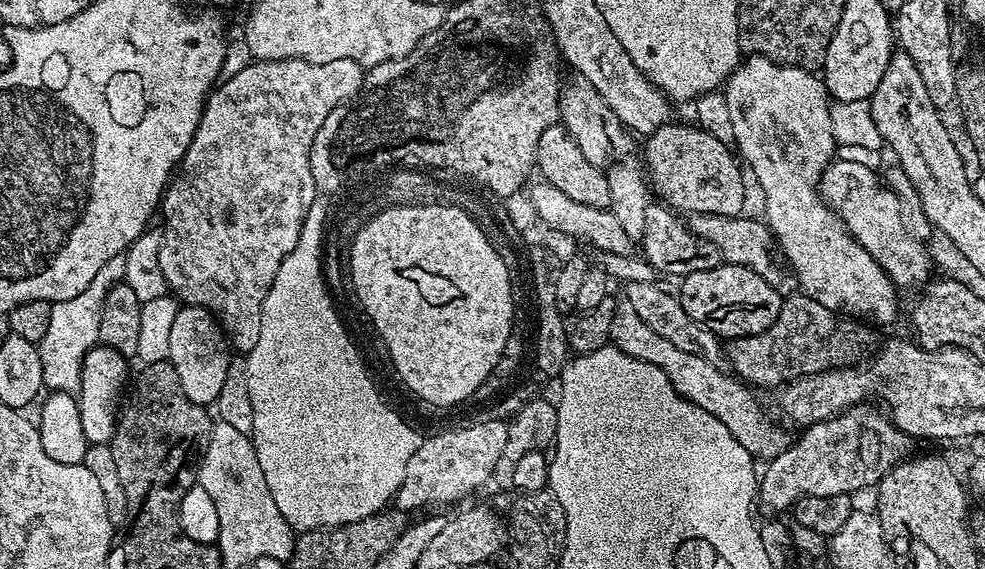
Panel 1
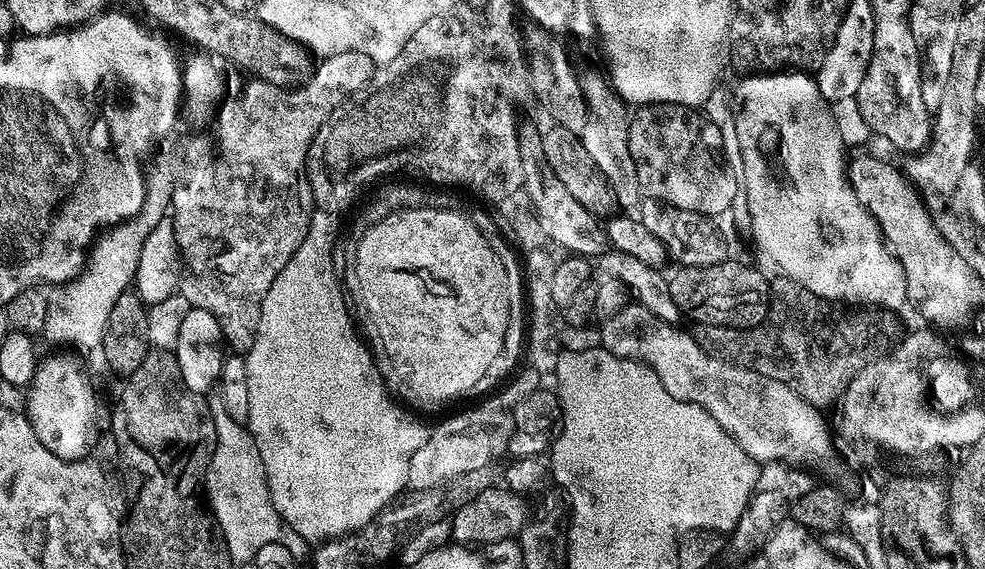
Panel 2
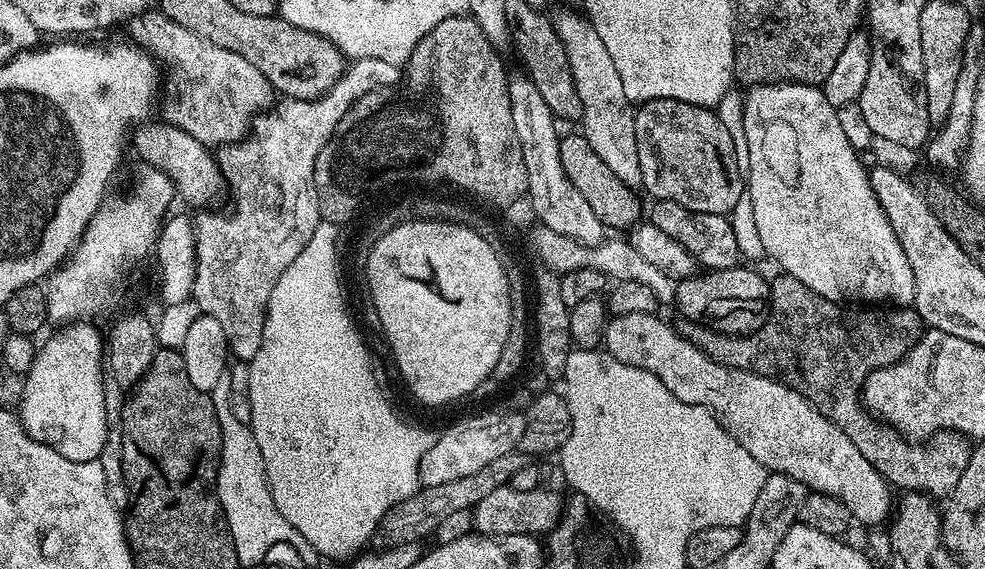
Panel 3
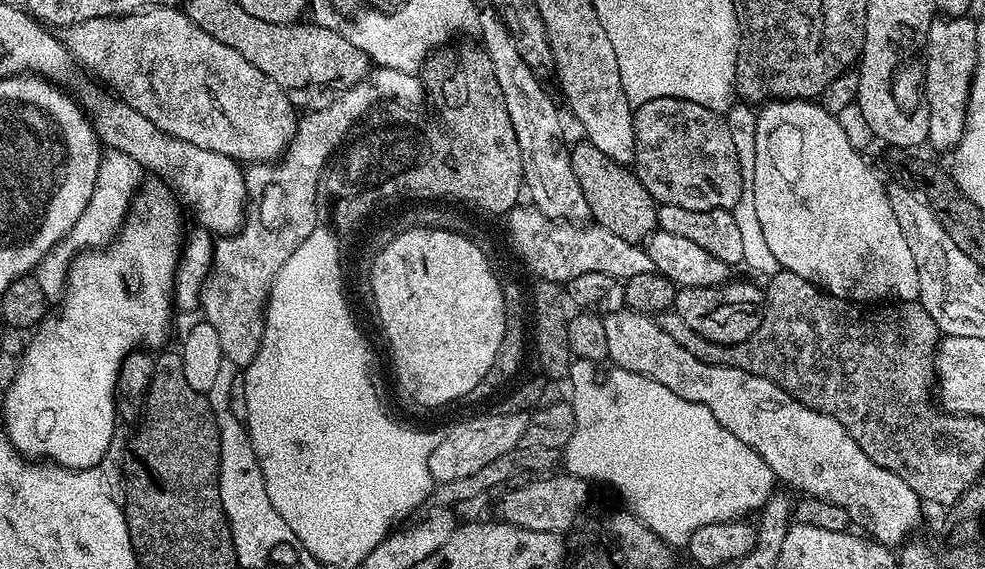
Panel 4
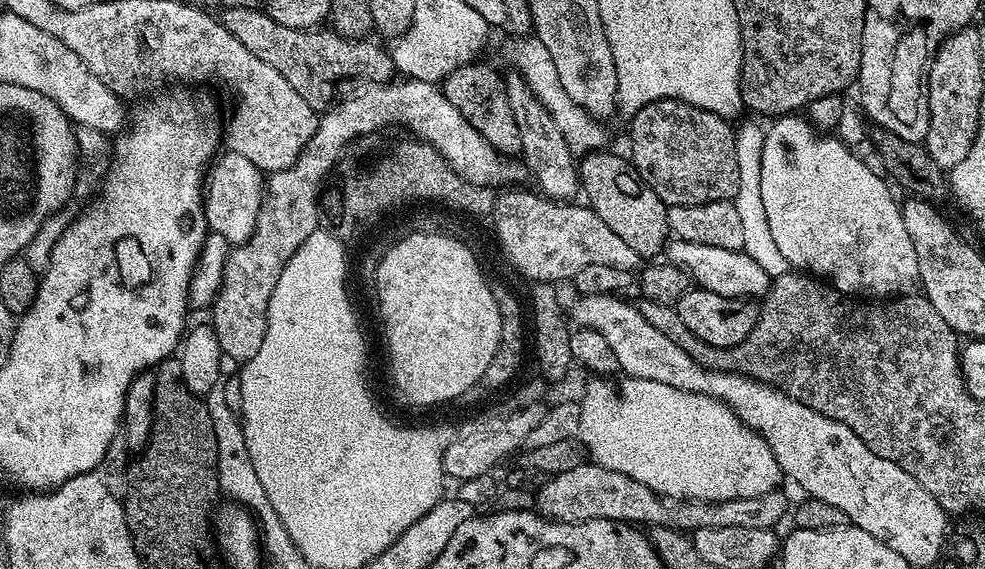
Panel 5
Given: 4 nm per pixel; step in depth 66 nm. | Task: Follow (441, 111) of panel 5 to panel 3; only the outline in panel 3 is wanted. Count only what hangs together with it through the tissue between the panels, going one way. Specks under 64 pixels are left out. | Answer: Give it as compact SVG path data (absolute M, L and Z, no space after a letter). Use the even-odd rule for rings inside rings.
M362 56L349 64L352 65L323 94L315 98L281 99L280 105L277 103L271 110L255 117L247 138L223 149L224 157L221 155L218 163L227 191L232 191L232 213L223 216L220 212L204 210L194 220L196 273L190 299L200 307L203 315L215 318L222 325L229 353L243 362L251 362L258 354L258 346L262 346L264 319L268 313L274 282L278 282L278 278L282 278L282 270L286 270L286 266L290 266L290 262L302 254L302 246L310 242L310 234L314 234L318 226L320 207L318 190L314 186L314 162L336 129L337 117L332 116L332 112L343 114L350 110L352 103L359 96L365 95L364 80L380 80L394 72L393 65L378 58Z

